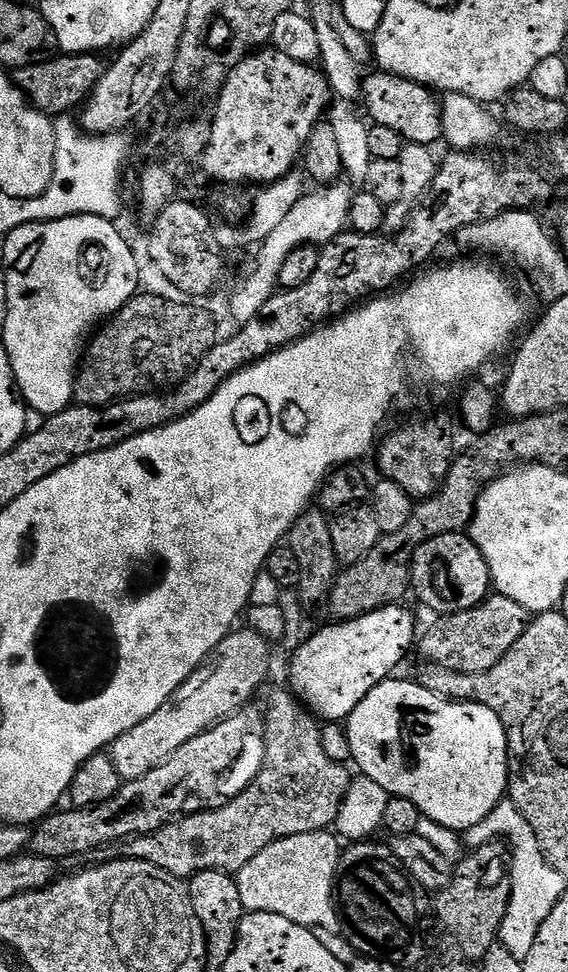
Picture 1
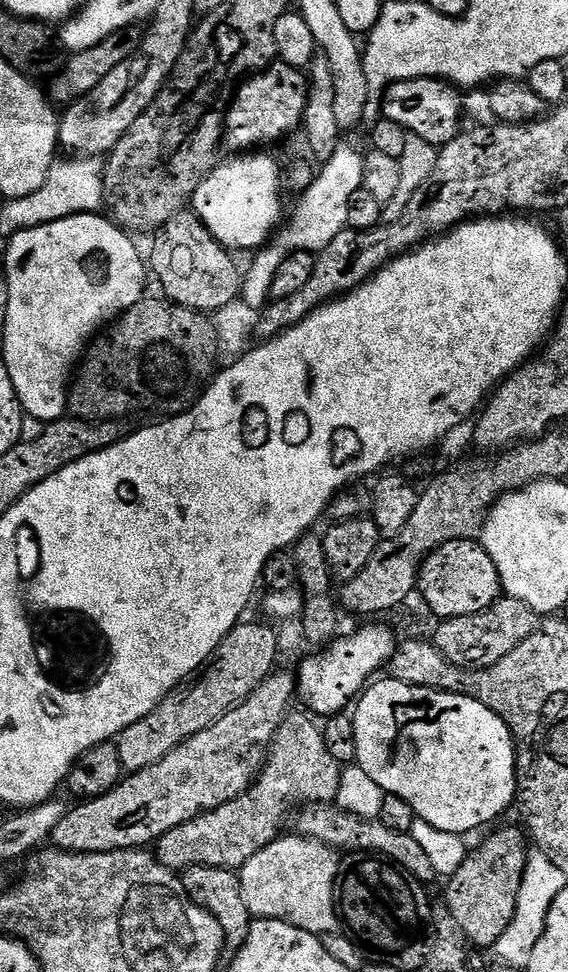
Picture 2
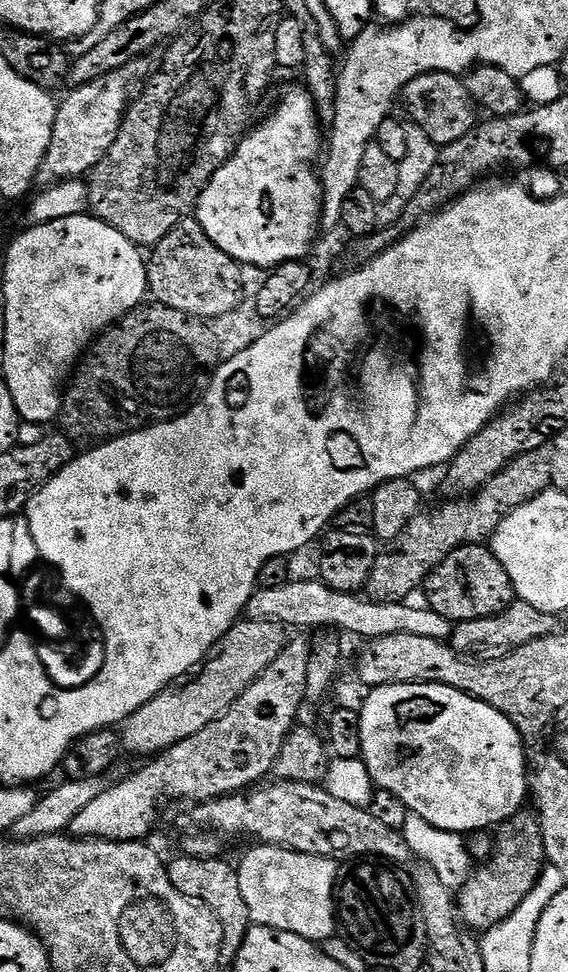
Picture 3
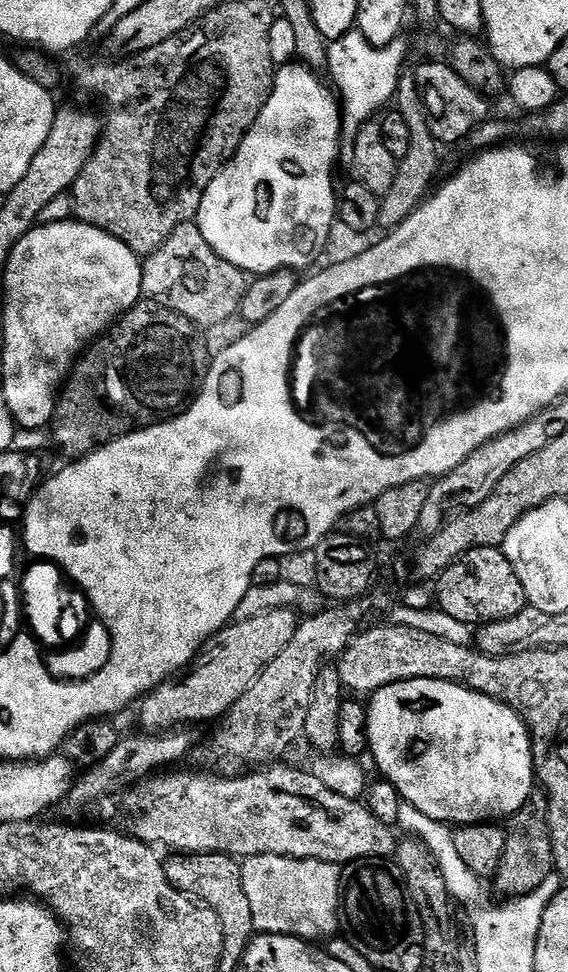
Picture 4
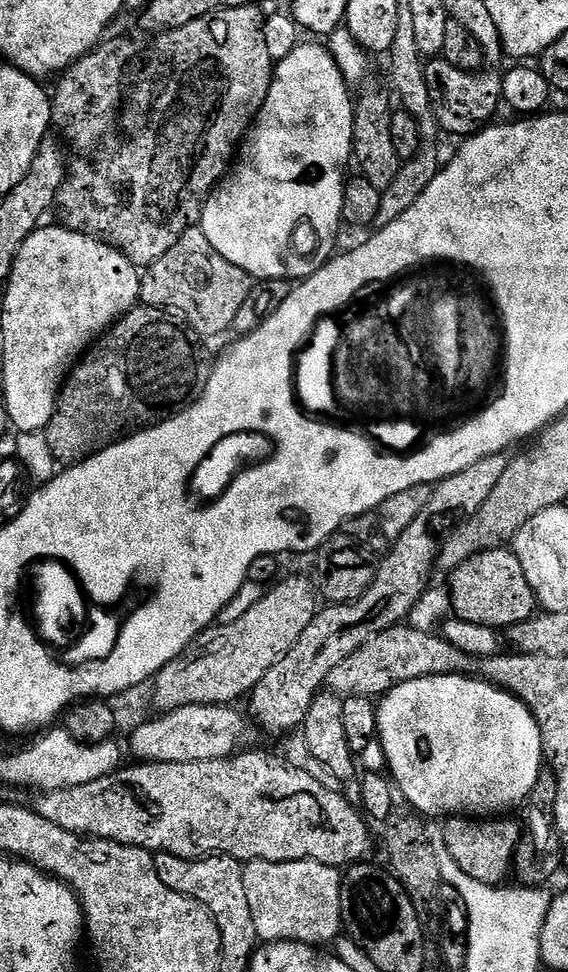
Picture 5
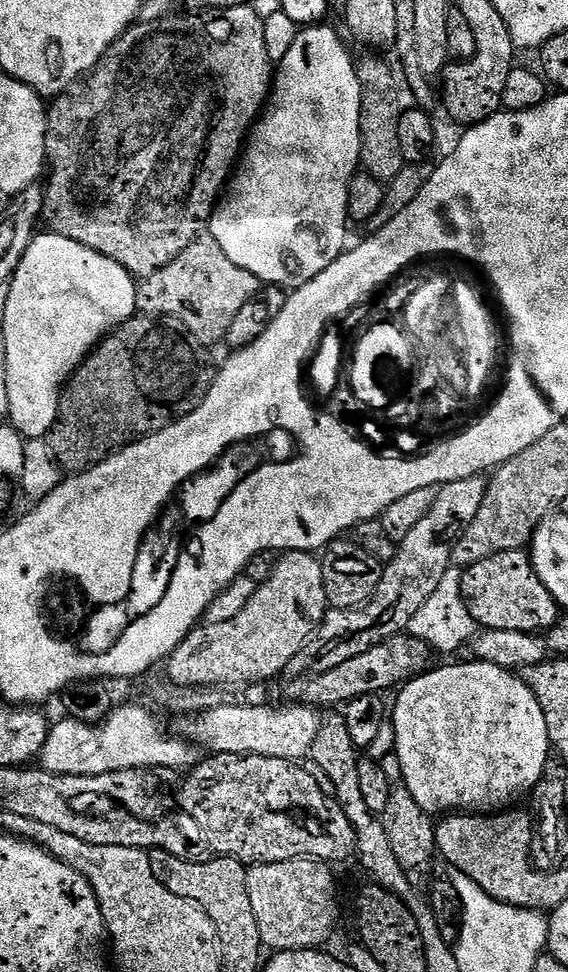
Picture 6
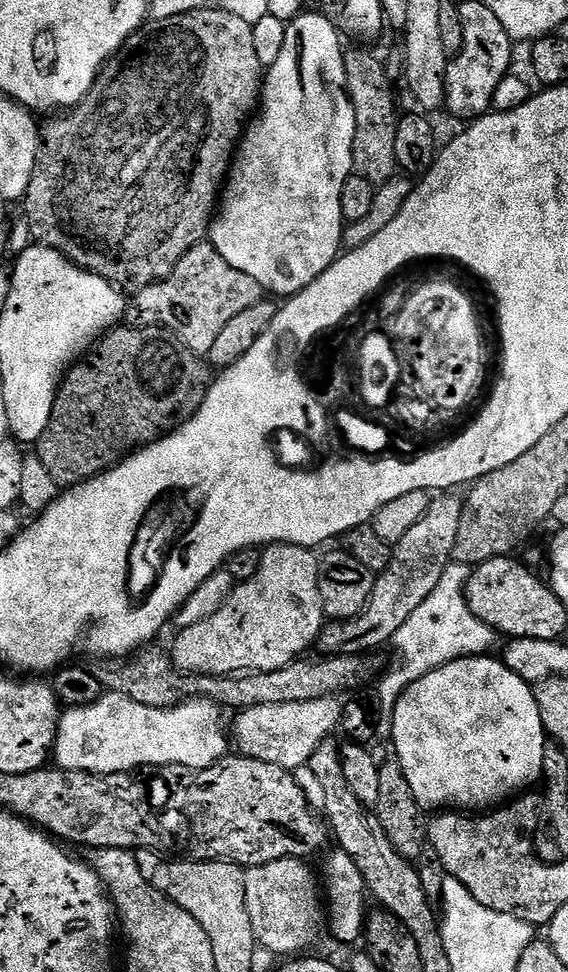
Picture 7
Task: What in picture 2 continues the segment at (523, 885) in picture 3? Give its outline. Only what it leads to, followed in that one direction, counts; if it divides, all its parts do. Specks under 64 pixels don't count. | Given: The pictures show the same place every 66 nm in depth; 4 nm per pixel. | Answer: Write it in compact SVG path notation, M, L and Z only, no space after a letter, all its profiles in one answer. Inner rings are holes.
M512 824L506 825L505 828L500 828L500 829L499 828L500 827L497 827L495 830L492 830L492 831L497 830L497 832L490 833L489 836L486 837L485 840L482 841L481 844L478 845L476 849L474 849L473 847L471 851L467 853L465 861L462 862L462 866L458 867L457 872L454 873L452 876L447 877L447 880L446 880L446 884L448 884L448 889L446 889L444 892L443 903L450 910L450 914L454 914L454 922L458 922L458 926L462 926L462 930L464 931L465 936L468 937L469 941L471 941L473 945L480 944L483 942L484 923L486 923L487 920L492 920L492 919L500 920L498 924L499 924L499 927L503 929L506 926L510 926L510 922L512 921L512 919L514 918L514 914L516 913L516 893L518 891L517 881L515 879L511 880L511 878L508 877L507 874L504 872L496 872L493 874L493 876L491 876L490 873L484 872L484 868L516 868L516 872L522 874L526 870L526 866L528 865L528 854L530 851L530 837L527 831L525 831L523 827L515 828L515 826Z

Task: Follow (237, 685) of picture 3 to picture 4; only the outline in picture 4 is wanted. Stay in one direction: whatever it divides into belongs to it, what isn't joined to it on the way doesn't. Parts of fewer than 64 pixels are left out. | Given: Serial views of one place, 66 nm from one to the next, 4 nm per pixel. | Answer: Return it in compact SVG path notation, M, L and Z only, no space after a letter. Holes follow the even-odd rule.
M282 608L246 621L229 623L228 627L215 632L196 653L187 671L164 680L139 701L140 724L144 727L141 729L148 734L159 734L227 717L228 711L236 705L238 698L242 698L242 694L246 694L246 690L250 690L262 670L266 670L266 666L270 666L286 646L290 646L297 623L297 613L290 608Z

